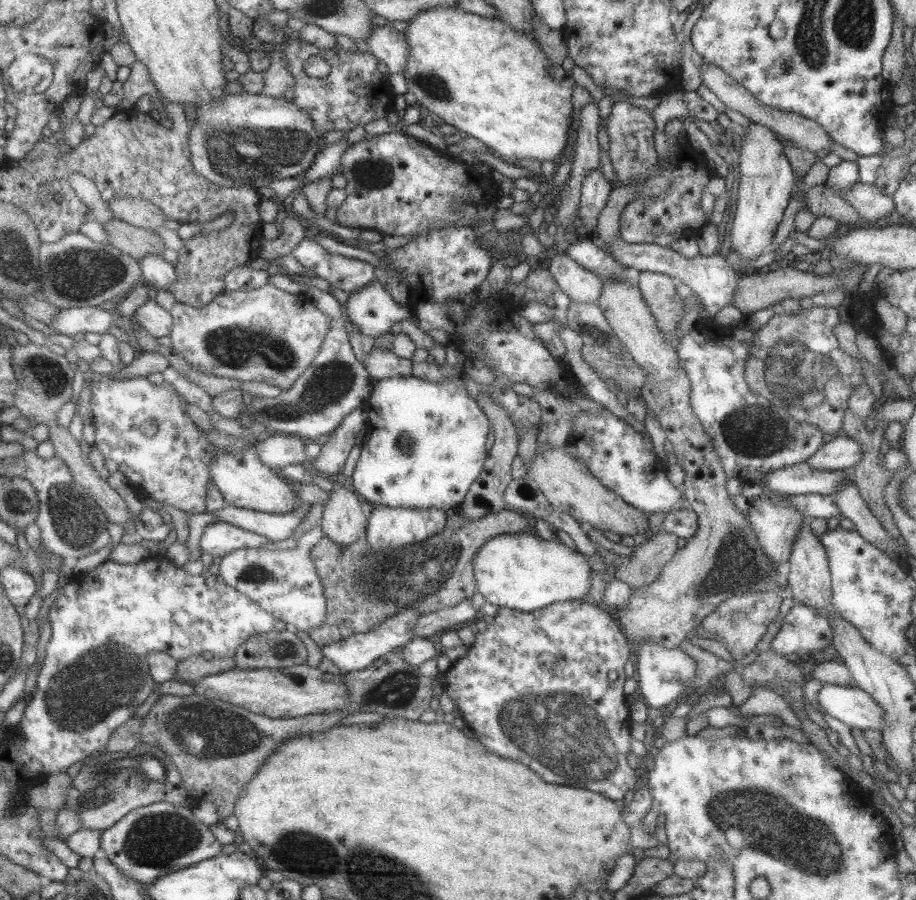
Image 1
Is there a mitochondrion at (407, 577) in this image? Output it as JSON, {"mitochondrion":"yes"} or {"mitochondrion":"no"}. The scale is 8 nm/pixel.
{"mitochondrion":"yes"}

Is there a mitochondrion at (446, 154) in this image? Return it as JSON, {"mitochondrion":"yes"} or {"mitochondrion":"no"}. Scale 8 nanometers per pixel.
{"mitochondrion":"no"}

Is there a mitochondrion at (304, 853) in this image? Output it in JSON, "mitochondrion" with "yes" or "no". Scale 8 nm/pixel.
{"mitochondrion":"yes"}

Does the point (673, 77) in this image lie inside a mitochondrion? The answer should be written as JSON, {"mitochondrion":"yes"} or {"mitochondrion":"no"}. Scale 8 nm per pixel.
{"mitochondrion":"no"}

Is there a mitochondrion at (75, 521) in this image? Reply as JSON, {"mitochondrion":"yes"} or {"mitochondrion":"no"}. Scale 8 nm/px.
{"mitochondrion":"yes"}

